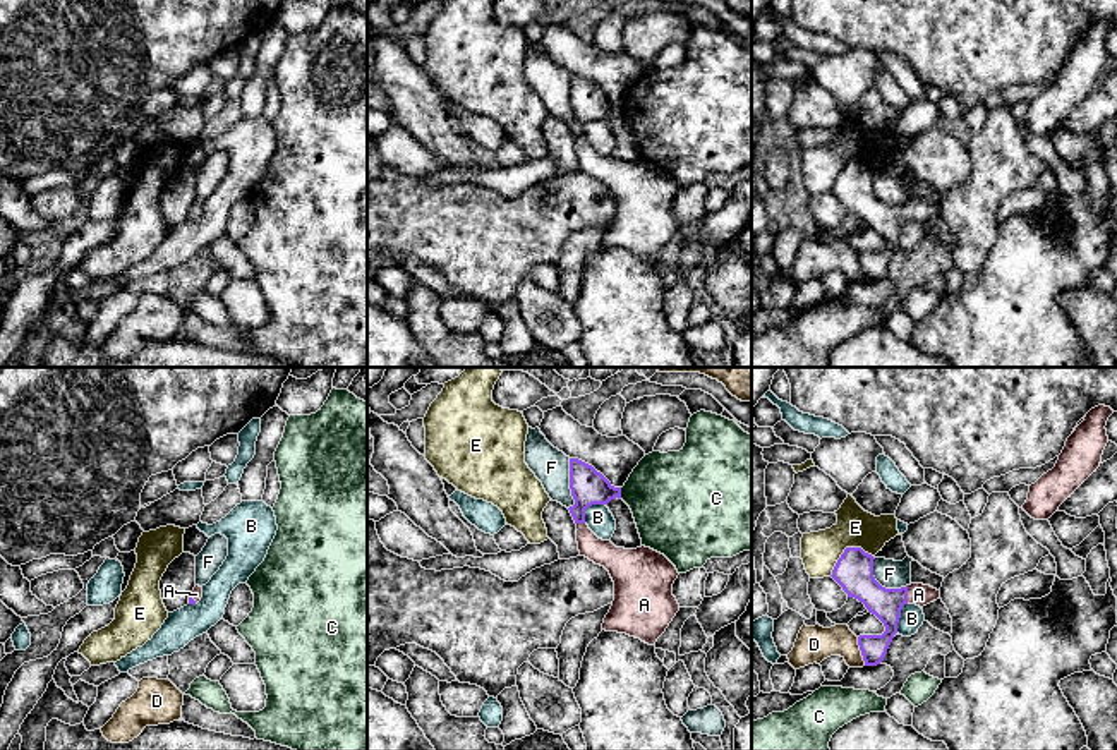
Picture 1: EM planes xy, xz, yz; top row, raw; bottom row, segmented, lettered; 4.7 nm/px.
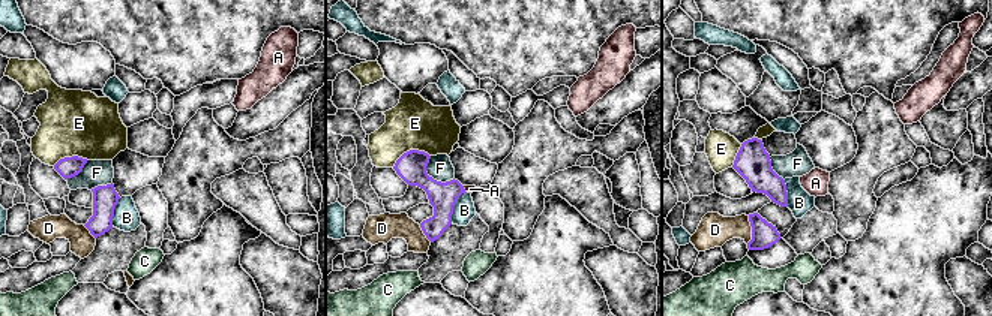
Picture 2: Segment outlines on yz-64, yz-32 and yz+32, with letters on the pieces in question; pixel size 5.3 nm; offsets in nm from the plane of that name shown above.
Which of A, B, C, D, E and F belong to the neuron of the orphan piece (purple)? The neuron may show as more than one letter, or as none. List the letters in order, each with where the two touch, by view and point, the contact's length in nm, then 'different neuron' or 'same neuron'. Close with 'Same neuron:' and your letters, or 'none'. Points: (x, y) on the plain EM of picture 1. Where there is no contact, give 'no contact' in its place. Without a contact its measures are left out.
A: yz (906, 210) | 90 nm | same neuron
B: xz (589, 120) | 140 nm | different neuron
C: xz (620, 108) | 50 nm | different neuron
D: yz (860, 265) | 140 nm | different neuron
E: yz (845, 165) | 220 nm | different neuron
F: yz (881, 201) | 200 nm | different neuron
Same neuron: A

